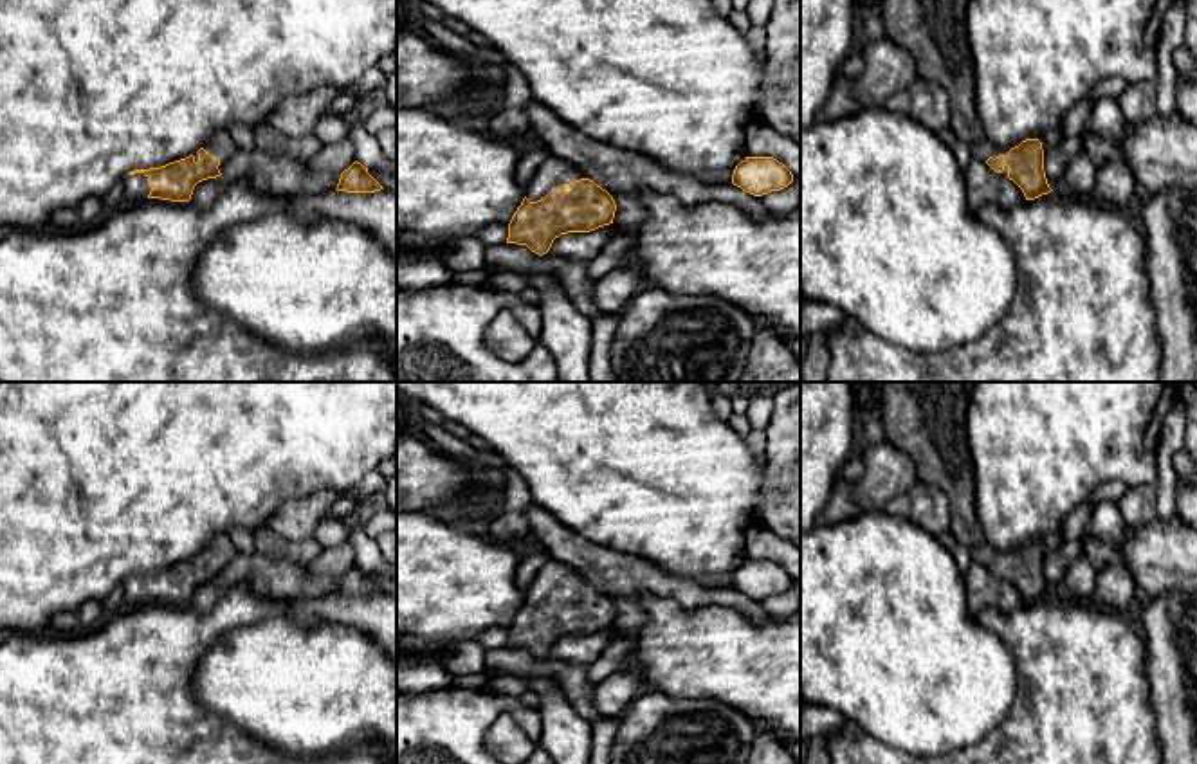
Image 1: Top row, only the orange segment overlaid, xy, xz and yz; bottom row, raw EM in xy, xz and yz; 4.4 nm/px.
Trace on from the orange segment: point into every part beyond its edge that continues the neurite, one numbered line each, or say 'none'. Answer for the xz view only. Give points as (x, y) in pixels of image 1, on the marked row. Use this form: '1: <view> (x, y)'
1: xz (556, 172)

